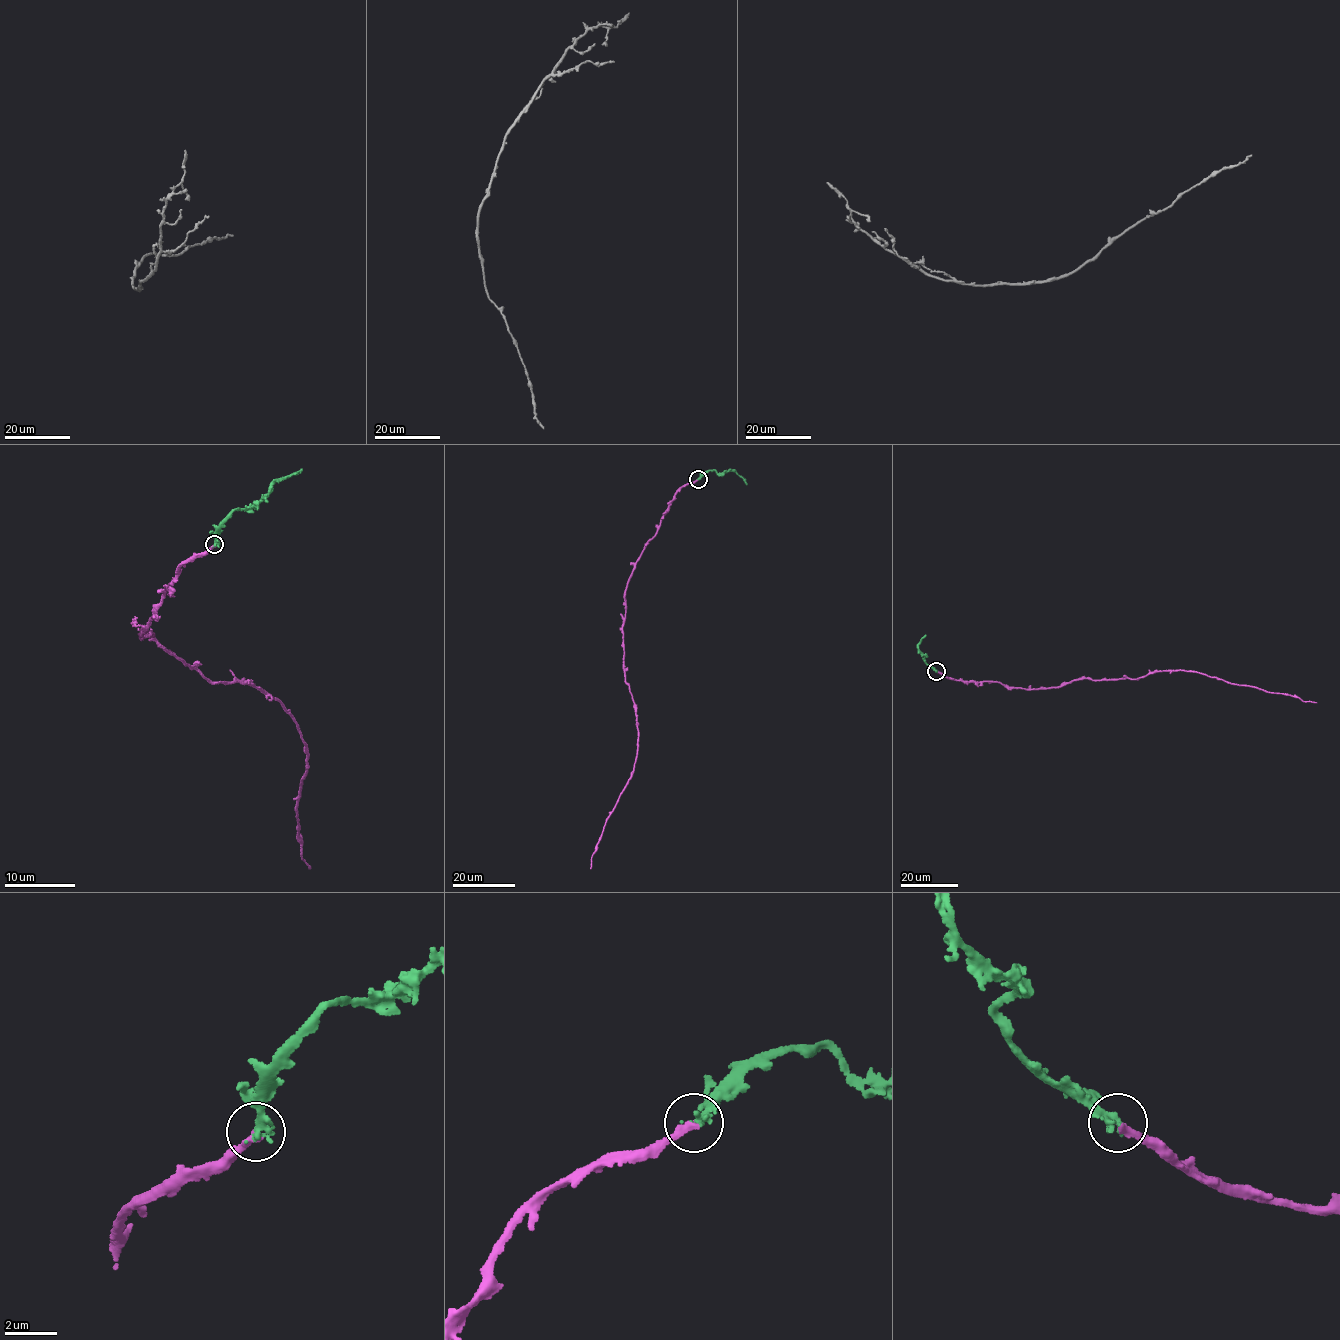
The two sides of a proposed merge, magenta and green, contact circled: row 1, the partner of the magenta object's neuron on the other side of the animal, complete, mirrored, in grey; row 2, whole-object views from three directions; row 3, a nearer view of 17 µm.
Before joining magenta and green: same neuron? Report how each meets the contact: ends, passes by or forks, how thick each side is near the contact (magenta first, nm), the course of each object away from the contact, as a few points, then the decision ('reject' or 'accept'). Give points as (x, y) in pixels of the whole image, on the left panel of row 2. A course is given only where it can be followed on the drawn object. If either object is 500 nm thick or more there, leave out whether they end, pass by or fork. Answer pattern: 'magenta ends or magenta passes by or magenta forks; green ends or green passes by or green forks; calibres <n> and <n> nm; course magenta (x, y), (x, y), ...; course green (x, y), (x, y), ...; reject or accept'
magenta ends; green ends; calibres 280 and 320 nm; course magenta (214, 544), (179, 568), (141, 636), (292, 714), (308, 748), (296, 818), (309, 868); course green (214, 544), (232, 510), (255, 507), (269, 492), (271, 485), (302, 469); accept

